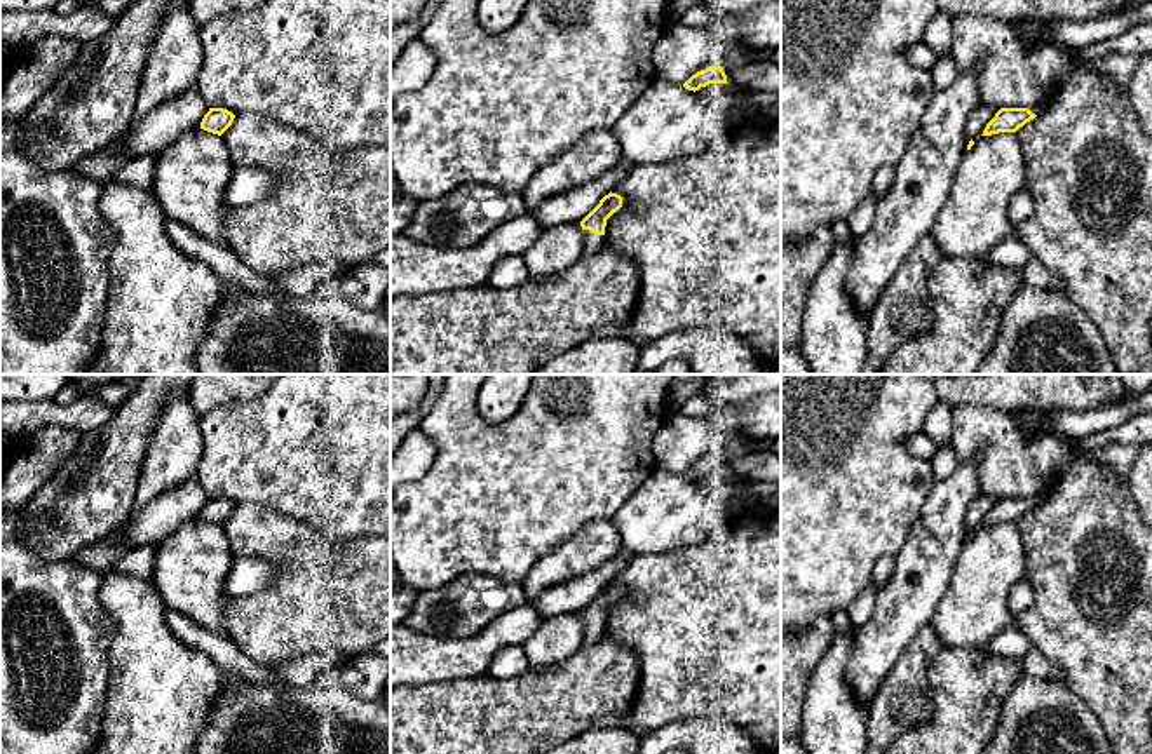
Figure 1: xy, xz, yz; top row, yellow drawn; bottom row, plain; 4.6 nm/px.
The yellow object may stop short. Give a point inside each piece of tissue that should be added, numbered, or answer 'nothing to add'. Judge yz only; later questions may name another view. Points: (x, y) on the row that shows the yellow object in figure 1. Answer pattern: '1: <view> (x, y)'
1: yz (1039, 108)

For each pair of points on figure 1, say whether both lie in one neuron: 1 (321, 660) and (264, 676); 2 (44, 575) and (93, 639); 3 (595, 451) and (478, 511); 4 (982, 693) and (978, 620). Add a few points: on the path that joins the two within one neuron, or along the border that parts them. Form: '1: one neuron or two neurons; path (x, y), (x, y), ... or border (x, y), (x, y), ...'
1: one neuron; path (307, 669), (277, 674)
2: one neuron; path (44, 591), (77, 624)
3: one neuron; path (565, 458), (516, 495), (508, 495)
4: two neurons; border (941, 646), (987, 650)

